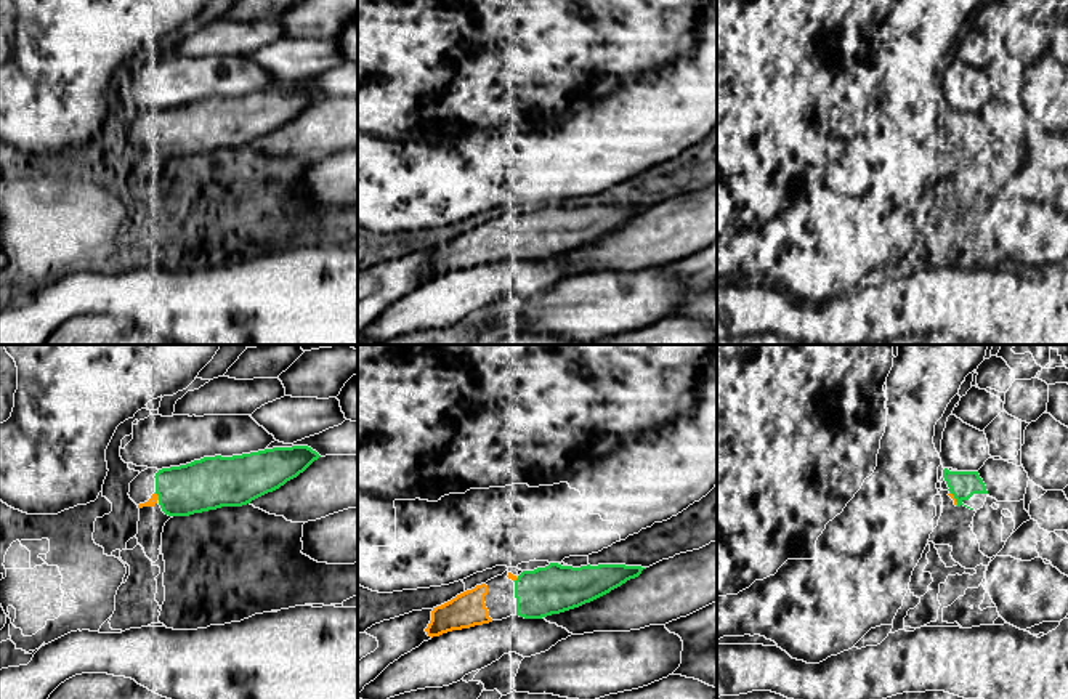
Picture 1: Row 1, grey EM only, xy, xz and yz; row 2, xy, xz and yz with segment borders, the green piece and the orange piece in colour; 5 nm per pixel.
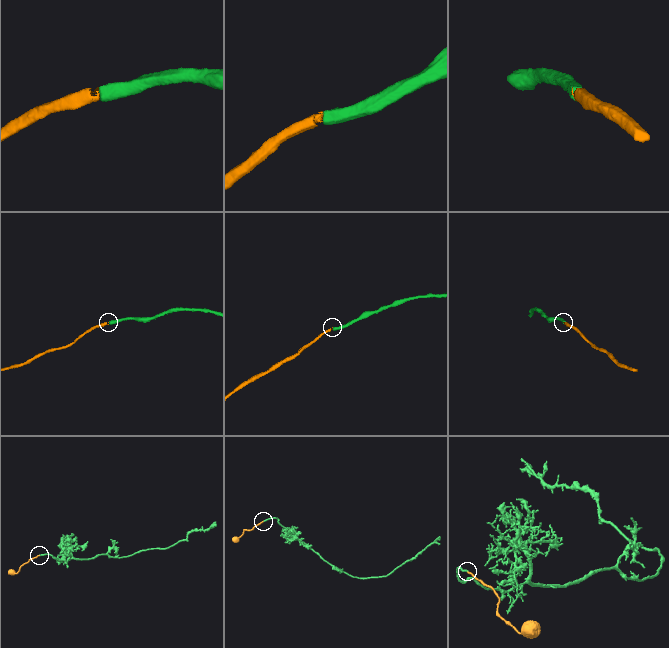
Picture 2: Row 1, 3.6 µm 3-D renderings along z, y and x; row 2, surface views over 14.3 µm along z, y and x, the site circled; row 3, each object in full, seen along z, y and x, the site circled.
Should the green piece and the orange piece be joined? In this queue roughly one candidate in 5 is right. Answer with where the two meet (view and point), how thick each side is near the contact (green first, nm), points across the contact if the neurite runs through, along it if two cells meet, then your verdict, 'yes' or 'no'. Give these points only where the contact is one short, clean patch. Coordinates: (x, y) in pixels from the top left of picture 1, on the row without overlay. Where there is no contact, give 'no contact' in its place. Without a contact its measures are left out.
contact yz (954, 138); calibres 140 and 20 nm; way yz (962, 125), (954, 138), (950, 135); yes

